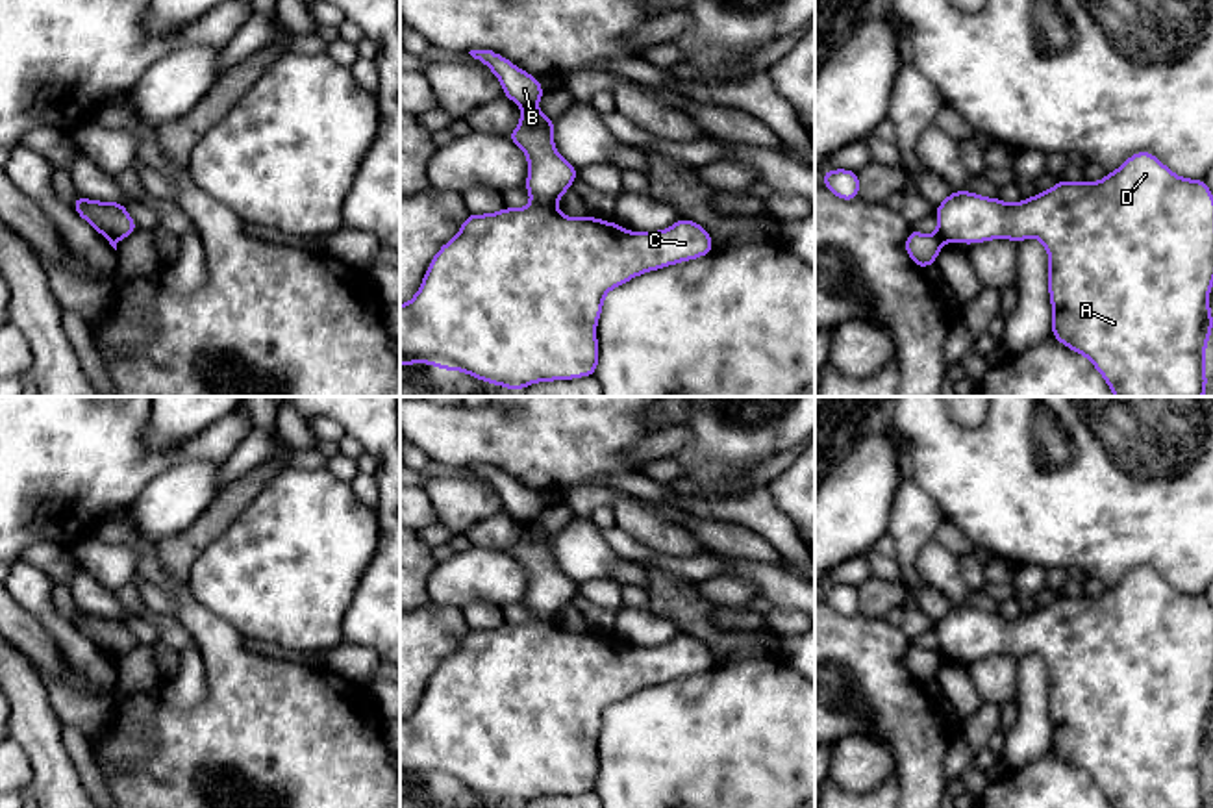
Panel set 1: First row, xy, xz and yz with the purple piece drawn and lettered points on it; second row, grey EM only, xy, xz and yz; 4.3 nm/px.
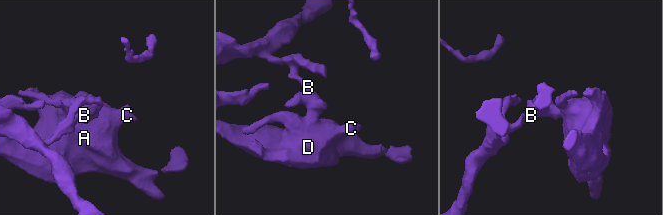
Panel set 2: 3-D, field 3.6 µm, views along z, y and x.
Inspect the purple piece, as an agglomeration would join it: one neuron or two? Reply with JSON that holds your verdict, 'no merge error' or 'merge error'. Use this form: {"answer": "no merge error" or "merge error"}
{"answer": "merge error"}

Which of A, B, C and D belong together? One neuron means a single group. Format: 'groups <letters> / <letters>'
groups A C D / B

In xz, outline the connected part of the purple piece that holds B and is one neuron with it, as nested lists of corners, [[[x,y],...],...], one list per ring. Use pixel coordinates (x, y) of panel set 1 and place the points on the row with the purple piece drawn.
[[[470,50],[469,54],[491,69],[491,72],[502,83],[504,96],[520,106],[522,109],[537,106],[537,102],[544,96],[546,91],[541,87],[537,76],[519,69],[498,52]]]

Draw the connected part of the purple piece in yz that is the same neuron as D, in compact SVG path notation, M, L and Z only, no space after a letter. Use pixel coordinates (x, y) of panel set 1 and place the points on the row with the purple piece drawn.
M1141 150L1100 182L1061 178L1048 191L1017 204L972 191L952 191L935 208L935 219L943 243L1020 243L1037 237L1048 252L1052 337L1085 356L1115 397L1204 397L1206 345L1213 330L1213 193L1204 178L1182 178L1152 152Z

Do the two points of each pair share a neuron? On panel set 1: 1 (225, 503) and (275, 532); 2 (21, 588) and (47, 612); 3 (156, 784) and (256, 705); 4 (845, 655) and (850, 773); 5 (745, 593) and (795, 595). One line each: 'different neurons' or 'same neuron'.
1: different neurons
2: same neuron
3: same neuron
4: different neurons
5: different neurons

